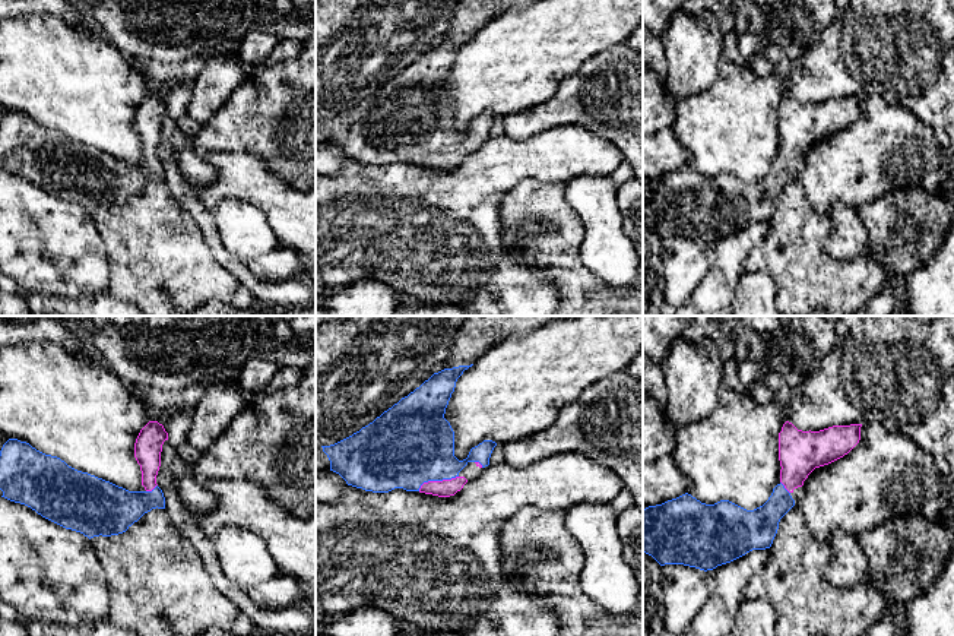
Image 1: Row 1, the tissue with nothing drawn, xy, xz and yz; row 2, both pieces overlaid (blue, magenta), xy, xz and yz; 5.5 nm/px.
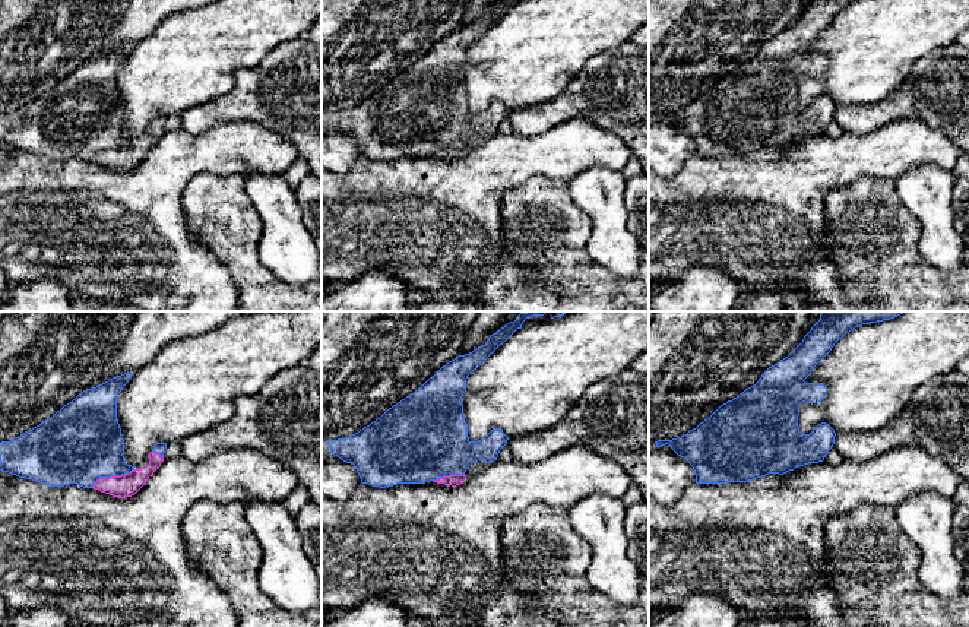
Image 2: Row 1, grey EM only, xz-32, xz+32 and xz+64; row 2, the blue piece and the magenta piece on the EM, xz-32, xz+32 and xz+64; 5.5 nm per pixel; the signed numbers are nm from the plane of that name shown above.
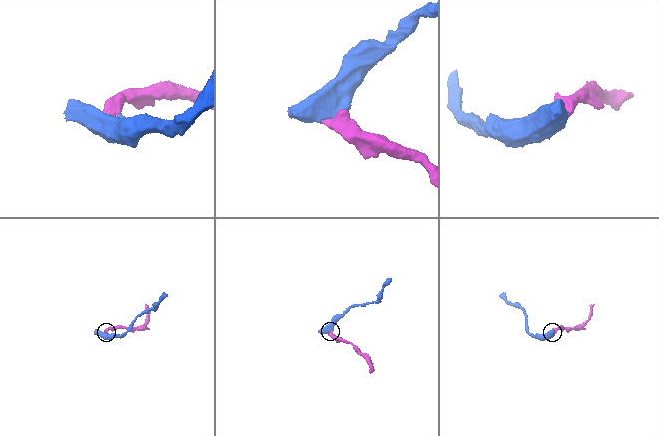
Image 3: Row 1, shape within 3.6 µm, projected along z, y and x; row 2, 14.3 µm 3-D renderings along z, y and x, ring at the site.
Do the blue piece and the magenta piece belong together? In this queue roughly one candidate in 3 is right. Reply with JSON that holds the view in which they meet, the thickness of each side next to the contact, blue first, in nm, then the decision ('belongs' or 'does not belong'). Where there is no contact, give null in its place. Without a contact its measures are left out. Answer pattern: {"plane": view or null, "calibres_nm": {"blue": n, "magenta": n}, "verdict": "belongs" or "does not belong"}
{"plane": "xz", "calibres_nm": {"blue": 460, "magenta": 100}, "verdict": "belongs"}

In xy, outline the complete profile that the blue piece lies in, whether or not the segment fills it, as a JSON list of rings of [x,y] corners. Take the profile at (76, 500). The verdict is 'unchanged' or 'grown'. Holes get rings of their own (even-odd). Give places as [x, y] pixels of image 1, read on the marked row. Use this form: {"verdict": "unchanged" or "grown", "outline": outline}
{"verdict": "grown", "outline": [[[149,421],[140,430],[134,458],[145,490],[129,491],[77,471],[26,442],[9,439],[0,450],[1,497],[89,540],[123,534],[152,509],[165,509],[164,493],[156,484],[165,440],[168,433],[158,421]]]}

